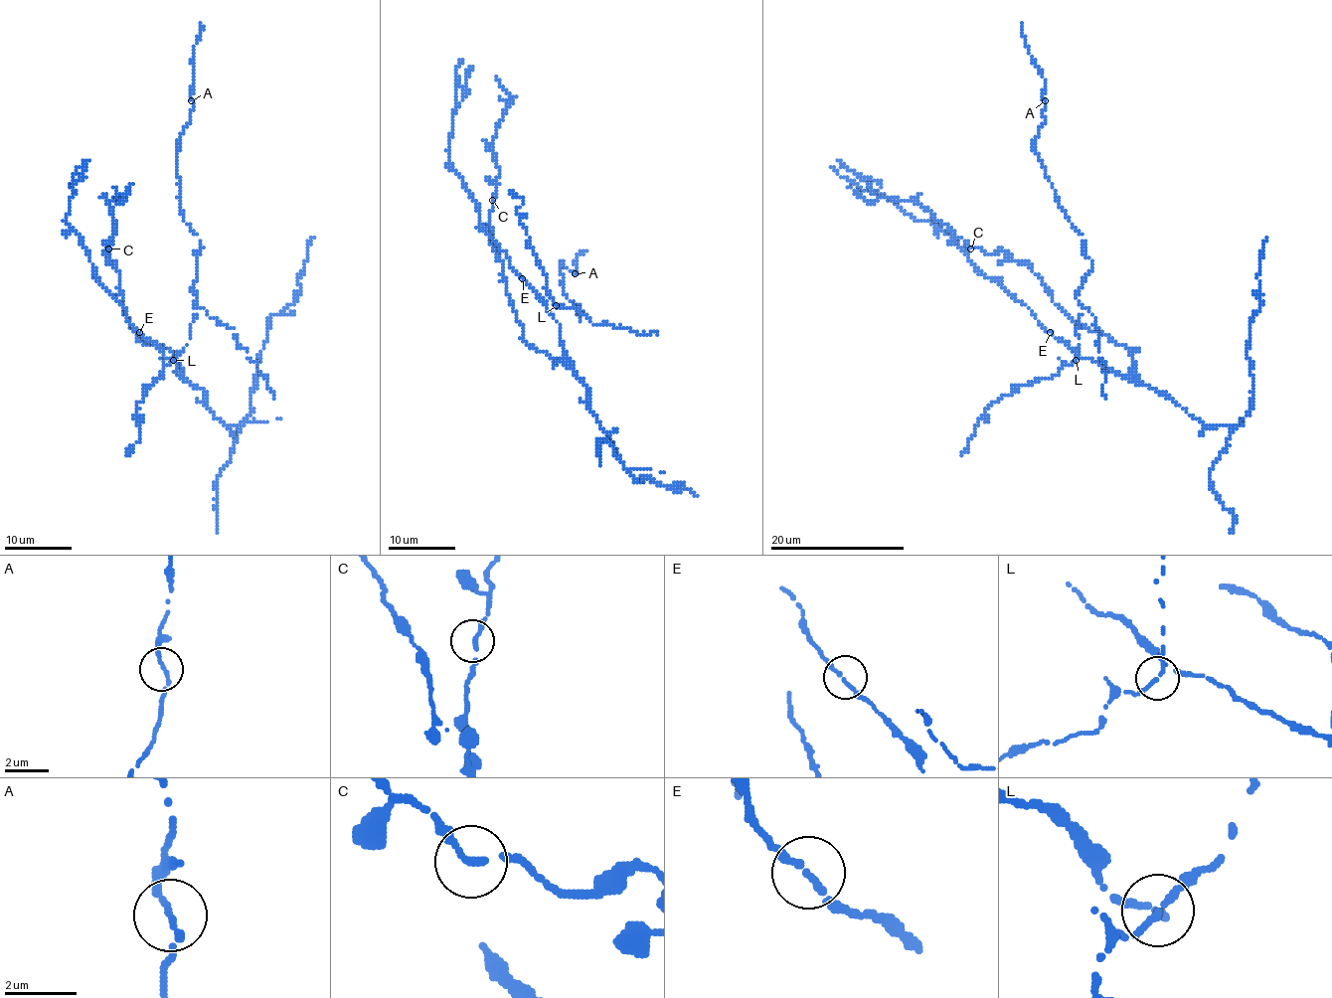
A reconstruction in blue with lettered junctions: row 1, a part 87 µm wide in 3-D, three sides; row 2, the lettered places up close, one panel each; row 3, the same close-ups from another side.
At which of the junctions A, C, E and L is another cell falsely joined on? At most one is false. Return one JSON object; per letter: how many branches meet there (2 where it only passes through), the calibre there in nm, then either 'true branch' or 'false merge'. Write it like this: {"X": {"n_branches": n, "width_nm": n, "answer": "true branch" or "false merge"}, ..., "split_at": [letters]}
{"A": {"n_branches": 2, "width_nm": 190, "answer": "true branch"}, "C": {"n_branches": 2, "width_nm": 180, "answer": "true branch"}, "E": {"n_branches": 2, "width_nm": 180, "answer": "true branch"}, "L": {"n_branches": 2, "width_nm": 180, "answer": "true branch"}, "split_at": []}

